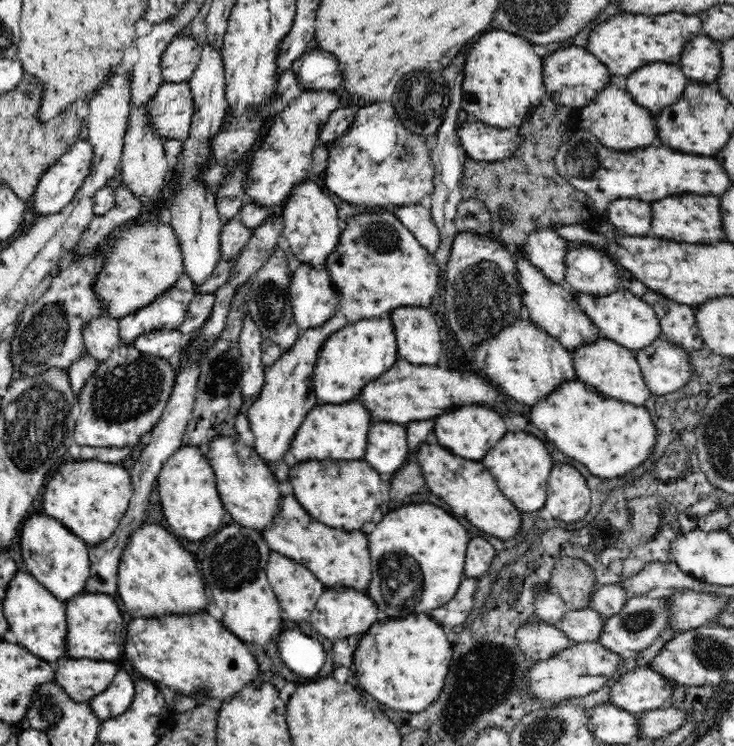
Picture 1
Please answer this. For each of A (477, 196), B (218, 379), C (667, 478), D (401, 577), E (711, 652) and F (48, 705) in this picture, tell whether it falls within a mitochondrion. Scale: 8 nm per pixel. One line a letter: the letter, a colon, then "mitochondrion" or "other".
A: other
B: mitochondrion
C: other
D: mitochondrion
E: mitochondrion
F: mitochondrion

